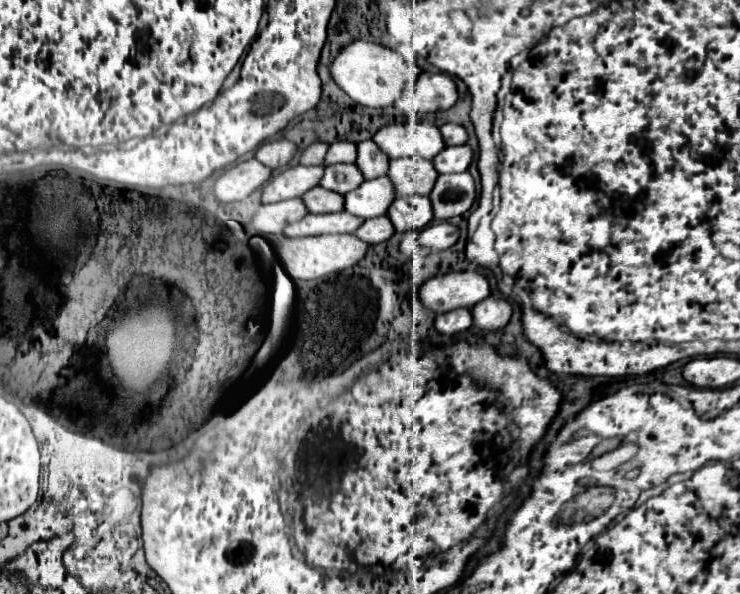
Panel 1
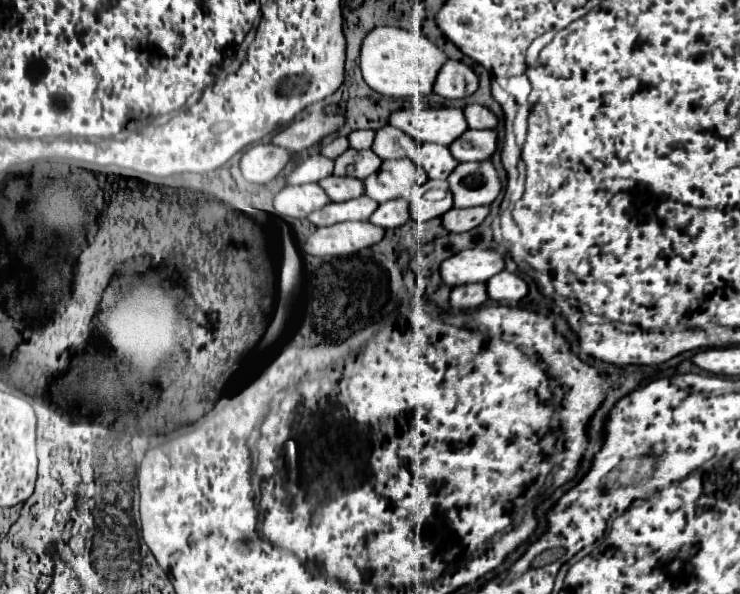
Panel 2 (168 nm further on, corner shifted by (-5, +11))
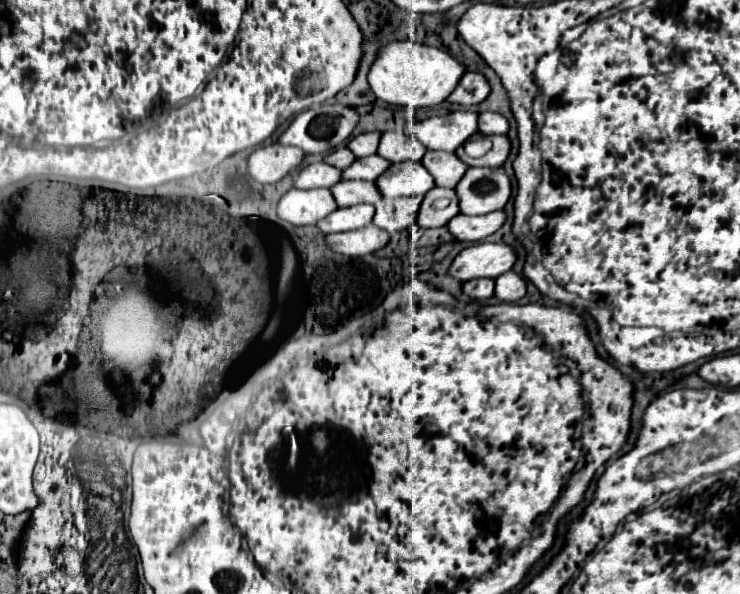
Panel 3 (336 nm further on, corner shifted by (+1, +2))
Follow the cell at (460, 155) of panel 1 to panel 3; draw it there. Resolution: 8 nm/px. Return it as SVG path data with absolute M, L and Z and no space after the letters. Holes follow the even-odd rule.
M490 136L494 146L488 154L484 154L482 158L470 158L464 148L458 148L456 154L468 164L468 166L490 166L490 168L496 168L496 166L502 166L510 154L510 140L508 136Z

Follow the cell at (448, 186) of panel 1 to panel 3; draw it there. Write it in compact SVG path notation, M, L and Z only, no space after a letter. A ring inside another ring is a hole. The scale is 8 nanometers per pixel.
M470 168L456 186L462 214L488 214L502 210L512 196L512 184L506 170Z

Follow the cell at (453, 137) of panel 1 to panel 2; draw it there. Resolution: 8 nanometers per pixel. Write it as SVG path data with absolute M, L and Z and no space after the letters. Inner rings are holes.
M466 105L464 119L468 123L468 129L494 129L496 127L496 117L482 105Z

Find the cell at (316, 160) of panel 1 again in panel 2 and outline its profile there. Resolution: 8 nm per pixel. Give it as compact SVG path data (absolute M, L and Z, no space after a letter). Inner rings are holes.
M336 137L336 139L330 141L328 145L324 145L320 153L322 153L324 157L328 157L328 159L336 159L336 157L342 155L346 149L348 149L348 139L346 139L346 137Z

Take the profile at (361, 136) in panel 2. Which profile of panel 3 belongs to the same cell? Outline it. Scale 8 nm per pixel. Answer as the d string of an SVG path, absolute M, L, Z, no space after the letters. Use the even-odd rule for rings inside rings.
M368 132L368 134L358 134L356 138L352 138L348 142L348 148L354 152L356 158L362 158L362 156L370 156L370 154L376 154L378 150L378 142L380 142L380 132Z

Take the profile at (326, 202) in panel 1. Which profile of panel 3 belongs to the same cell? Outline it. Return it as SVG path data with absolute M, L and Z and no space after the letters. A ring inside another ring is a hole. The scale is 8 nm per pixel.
M340 180L330 188L330 192L334 194L340 208L356 206L362 202L376 204L382 198L382 194L378 194L378 186L364 180Z

